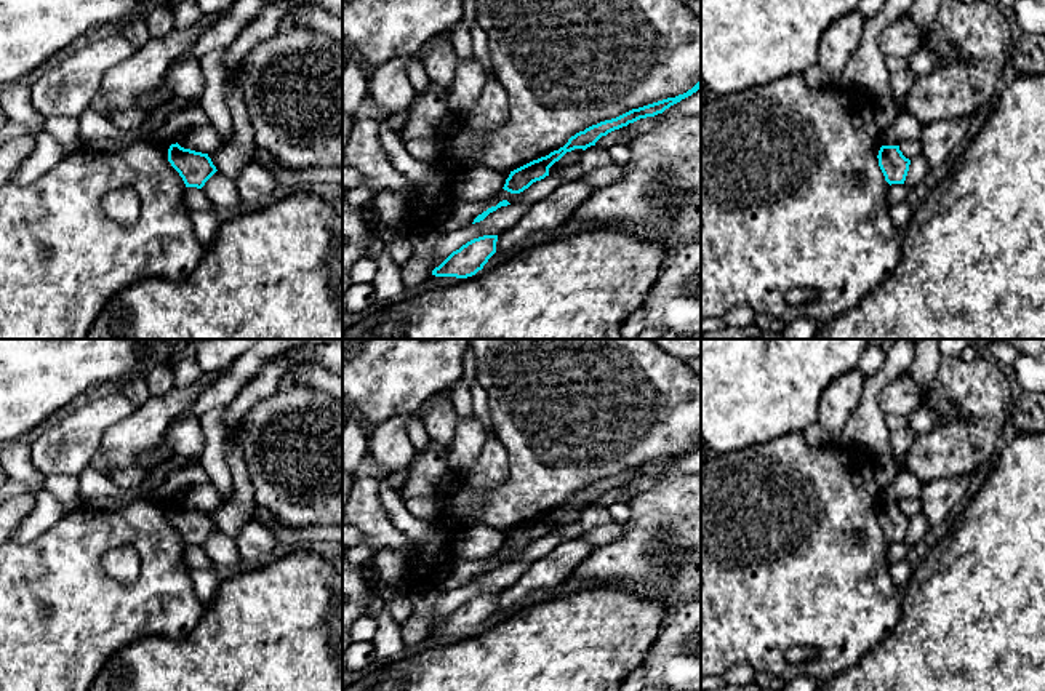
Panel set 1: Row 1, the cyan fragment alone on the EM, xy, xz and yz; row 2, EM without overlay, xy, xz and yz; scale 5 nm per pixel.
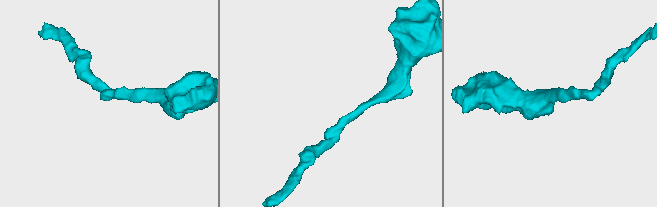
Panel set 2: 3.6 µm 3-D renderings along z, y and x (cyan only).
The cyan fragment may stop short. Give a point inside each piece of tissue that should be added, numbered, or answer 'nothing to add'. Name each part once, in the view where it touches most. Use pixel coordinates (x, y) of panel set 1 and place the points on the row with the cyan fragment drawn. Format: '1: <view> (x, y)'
nothing to add

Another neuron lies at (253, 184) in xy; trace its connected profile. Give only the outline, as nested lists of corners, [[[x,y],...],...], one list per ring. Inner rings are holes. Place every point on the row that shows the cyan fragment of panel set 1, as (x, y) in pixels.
[[[248,163],[234,181],[238,197],[246,208],[258,208],[278,186],[274,176],[258,163]]]

